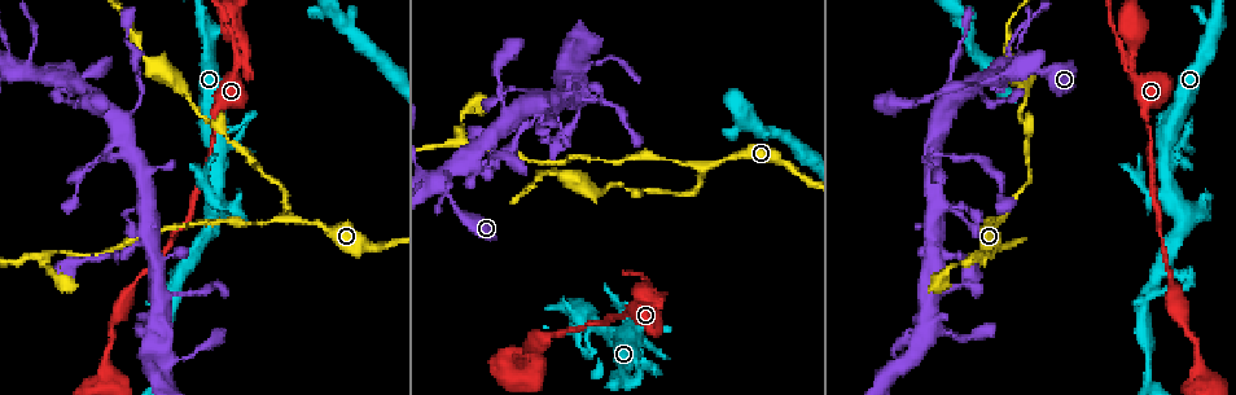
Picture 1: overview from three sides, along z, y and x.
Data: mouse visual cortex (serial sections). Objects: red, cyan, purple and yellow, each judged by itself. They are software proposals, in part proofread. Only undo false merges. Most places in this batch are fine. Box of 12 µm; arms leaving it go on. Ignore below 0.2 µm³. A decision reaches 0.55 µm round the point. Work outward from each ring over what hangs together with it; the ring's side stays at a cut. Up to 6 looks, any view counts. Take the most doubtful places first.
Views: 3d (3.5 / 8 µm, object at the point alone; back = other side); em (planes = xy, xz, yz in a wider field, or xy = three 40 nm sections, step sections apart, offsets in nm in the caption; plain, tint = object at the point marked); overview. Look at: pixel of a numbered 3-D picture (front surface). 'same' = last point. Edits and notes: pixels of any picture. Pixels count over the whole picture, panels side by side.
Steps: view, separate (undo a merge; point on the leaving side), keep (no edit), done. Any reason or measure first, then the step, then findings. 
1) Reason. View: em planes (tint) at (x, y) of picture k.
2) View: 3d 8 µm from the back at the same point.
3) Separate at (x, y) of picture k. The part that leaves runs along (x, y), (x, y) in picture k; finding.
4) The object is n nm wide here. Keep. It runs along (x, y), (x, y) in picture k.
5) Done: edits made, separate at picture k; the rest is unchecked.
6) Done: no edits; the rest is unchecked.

A fork. View: 3d 3.5 µm at (289, 220) of picture 1.

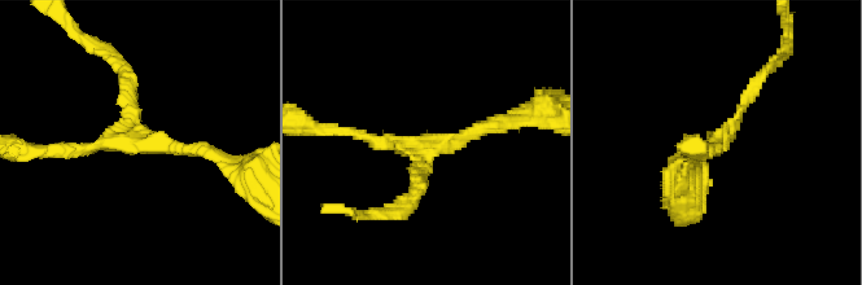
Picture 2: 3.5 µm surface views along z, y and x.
3 arms meet here; the arms are 150, 150, 200 nm wide; shape alone is not enough. View: em planes (tint) at (719, 141) of picture 2.

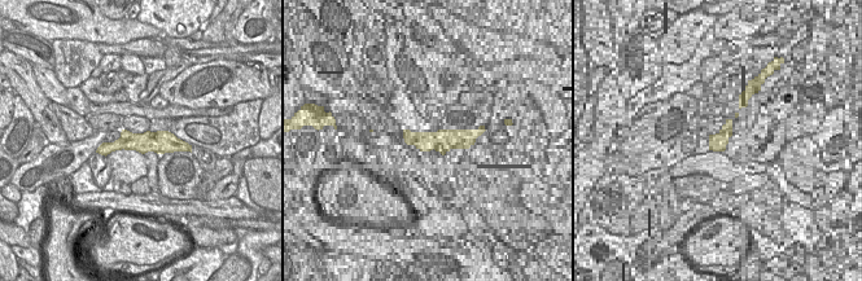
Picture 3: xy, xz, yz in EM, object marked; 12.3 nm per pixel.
Keep. It runs along (214, 152), (138, 144), (126, 68) in picture 2; one cell here.

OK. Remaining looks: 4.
View: 3d 3.5 µm at (1149, 373) of picture 1.

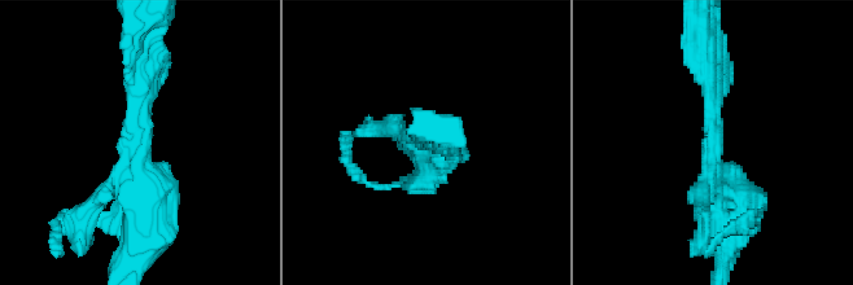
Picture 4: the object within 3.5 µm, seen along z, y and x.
Need the tissue. View: em xy step 1 (tint) at (715, 147) of picture 4.

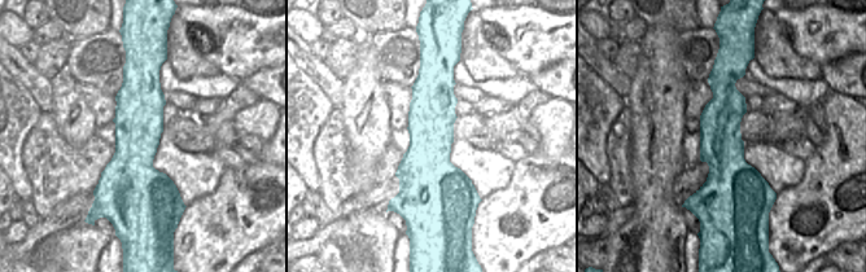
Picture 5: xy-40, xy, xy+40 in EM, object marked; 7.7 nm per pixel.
The arms are 200, 250, 350 nm wide. Keep. It runs along (705, 60), (716, 166), (755, 206) in picture 4; one cell here.

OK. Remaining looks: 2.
Thin neck. View: em xy step 3 (tint) at (1124, 61) of picture 1.

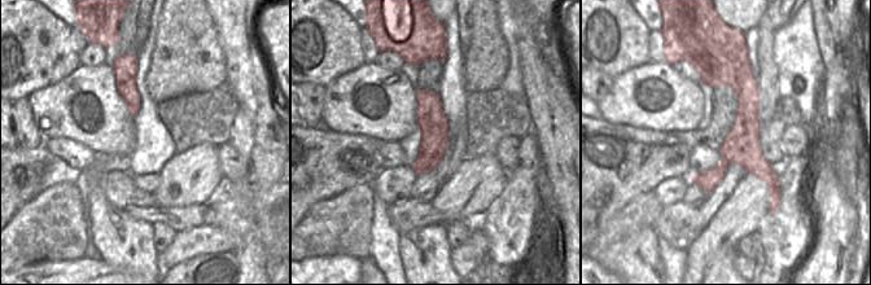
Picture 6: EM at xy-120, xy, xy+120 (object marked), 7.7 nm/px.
View: 3d 3.5 µm at the same point.

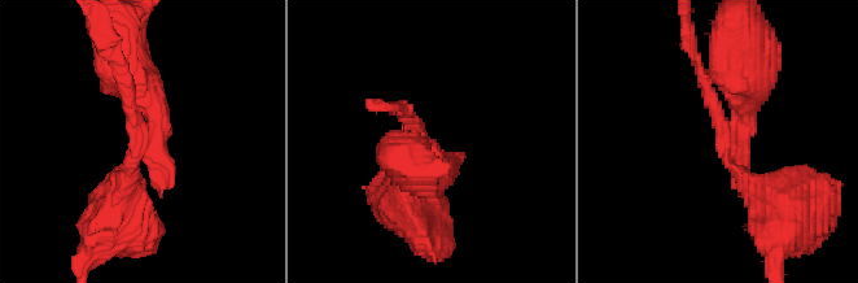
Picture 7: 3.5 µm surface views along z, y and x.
The object is 220 nm wide here. Keep. It runs along (718, 74), (747, 96), (771, 187) in picture 6; continuous, no second cell.

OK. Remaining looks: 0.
Done: no edits; the rest is unchecked.

